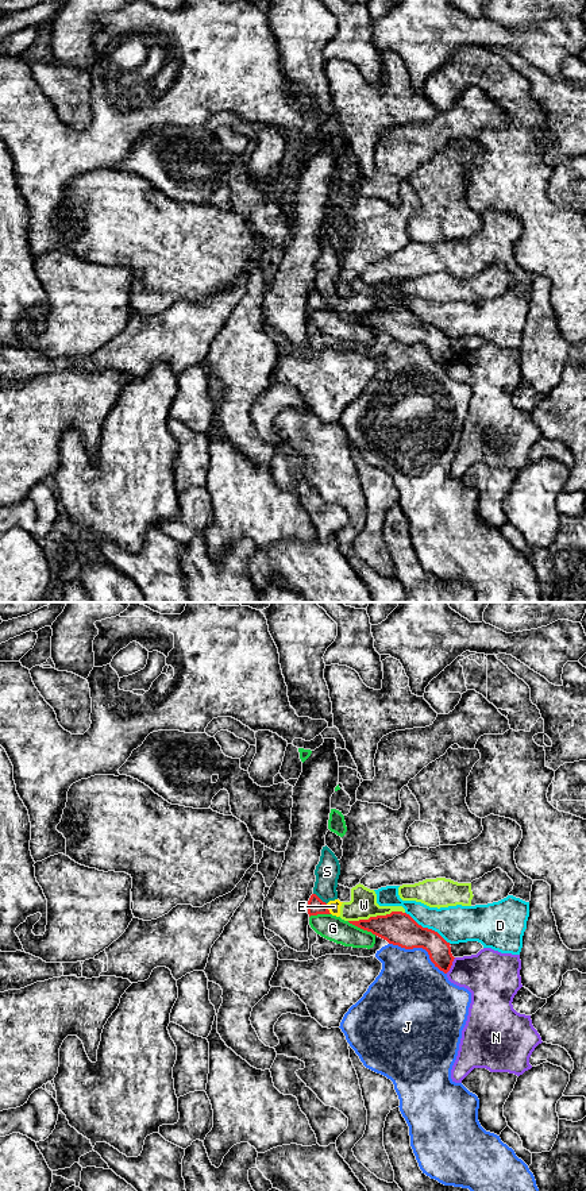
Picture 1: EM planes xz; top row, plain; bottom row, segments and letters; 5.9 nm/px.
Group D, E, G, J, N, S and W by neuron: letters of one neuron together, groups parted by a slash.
D / E S W / G / J / N

